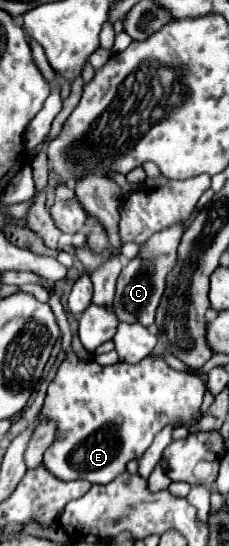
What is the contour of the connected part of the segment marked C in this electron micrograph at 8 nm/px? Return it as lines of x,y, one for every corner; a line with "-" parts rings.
185,223
173,227
169,225
169,229
161,229
159,233
153,233
153,237
149,237
149,241
145,241
139,247
137,257
123,267
117,279
117,293
113,299
113,311
119,317
119,321
125,323
137,321
145,327
149,327
155,321
155,309
165,291
169,269
173,269
173,265
177,263
177,247
183,233
185,233

